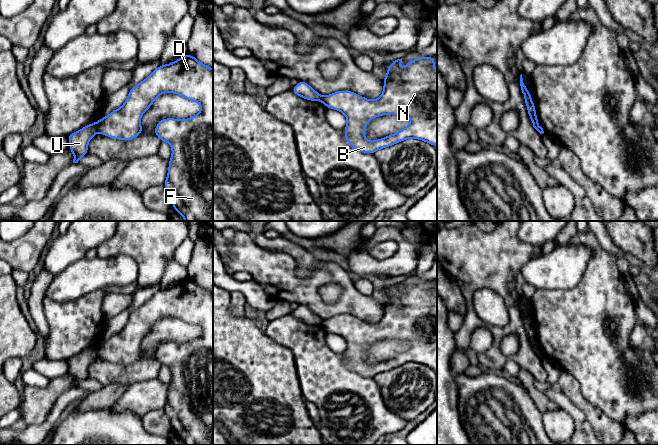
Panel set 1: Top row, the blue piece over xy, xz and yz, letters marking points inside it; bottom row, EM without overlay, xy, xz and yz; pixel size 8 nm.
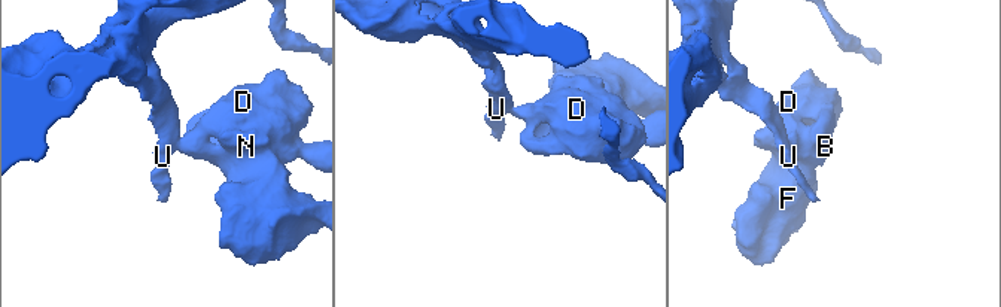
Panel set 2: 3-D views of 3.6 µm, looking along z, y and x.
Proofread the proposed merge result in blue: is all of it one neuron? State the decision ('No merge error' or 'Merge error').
Merge error

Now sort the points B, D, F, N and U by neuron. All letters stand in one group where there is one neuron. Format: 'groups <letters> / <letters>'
groups B D F N / U

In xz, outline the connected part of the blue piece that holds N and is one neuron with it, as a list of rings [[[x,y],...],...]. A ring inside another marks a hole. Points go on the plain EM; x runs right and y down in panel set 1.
[[[433,280],[418,281],[399,294],[401,287],[402,282],[387,290],[383,317],[378,323],[370,324],[350,314],[322,321],[326,332],[346,340],[346,366],[360,376],[374,378],[409,362],[437,370],[437,294],[433,293],[436,284]],[[387,338],[409,341],[411,347],[389,360],[366,364],[367,347]]]

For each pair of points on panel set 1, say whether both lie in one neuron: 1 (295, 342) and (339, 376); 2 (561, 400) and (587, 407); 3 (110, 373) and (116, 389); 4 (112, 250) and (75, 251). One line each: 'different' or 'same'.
1: same
2: different
3: different
4: different

